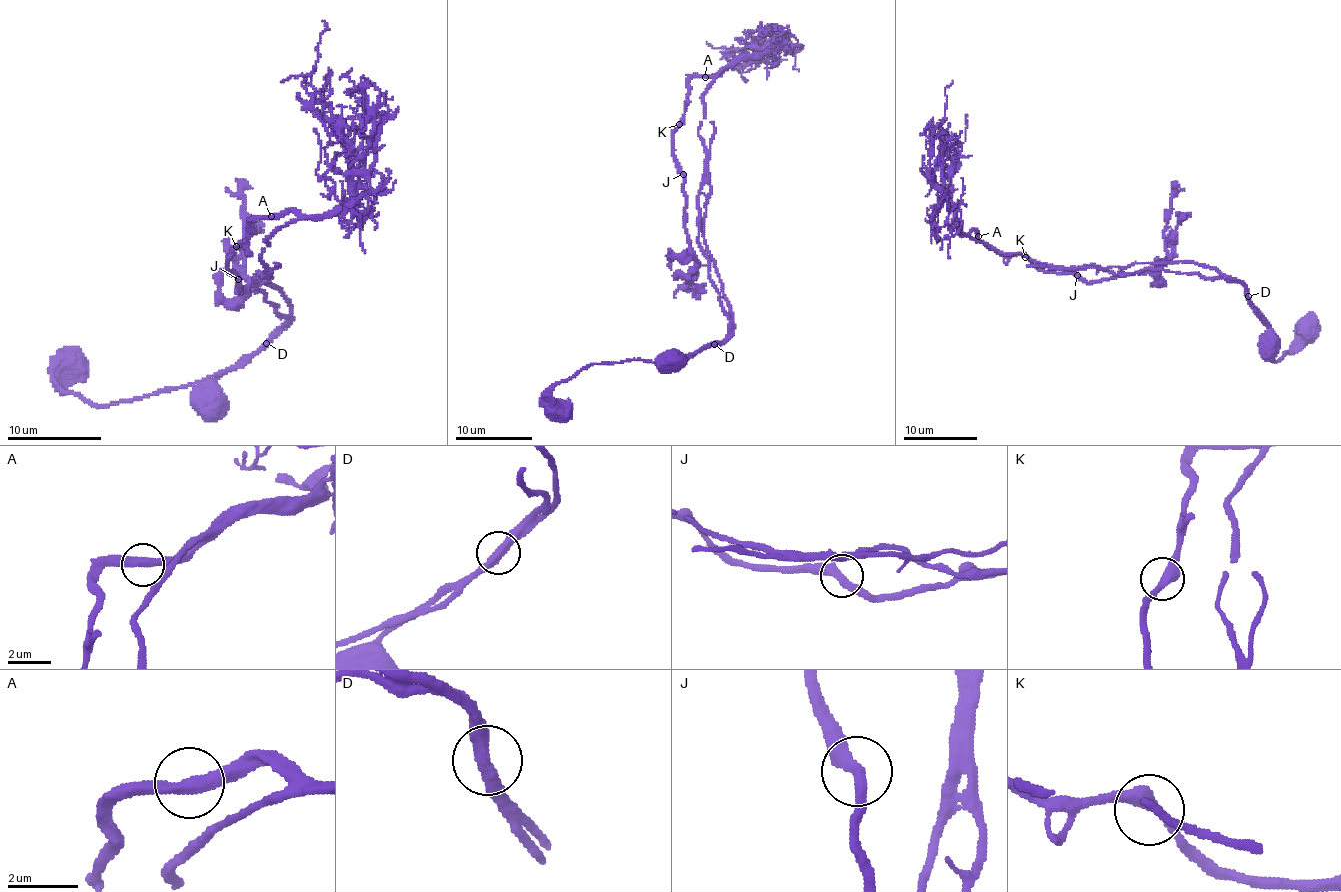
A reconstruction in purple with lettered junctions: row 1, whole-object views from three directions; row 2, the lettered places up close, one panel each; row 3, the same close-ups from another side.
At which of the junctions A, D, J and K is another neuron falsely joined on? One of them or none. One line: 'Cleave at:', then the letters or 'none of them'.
Cleave at: D

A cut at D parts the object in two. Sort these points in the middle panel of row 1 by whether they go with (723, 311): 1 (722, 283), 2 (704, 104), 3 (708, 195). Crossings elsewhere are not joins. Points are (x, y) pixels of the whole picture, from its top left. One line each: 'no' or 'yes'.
1: no
2: yes
3: no

